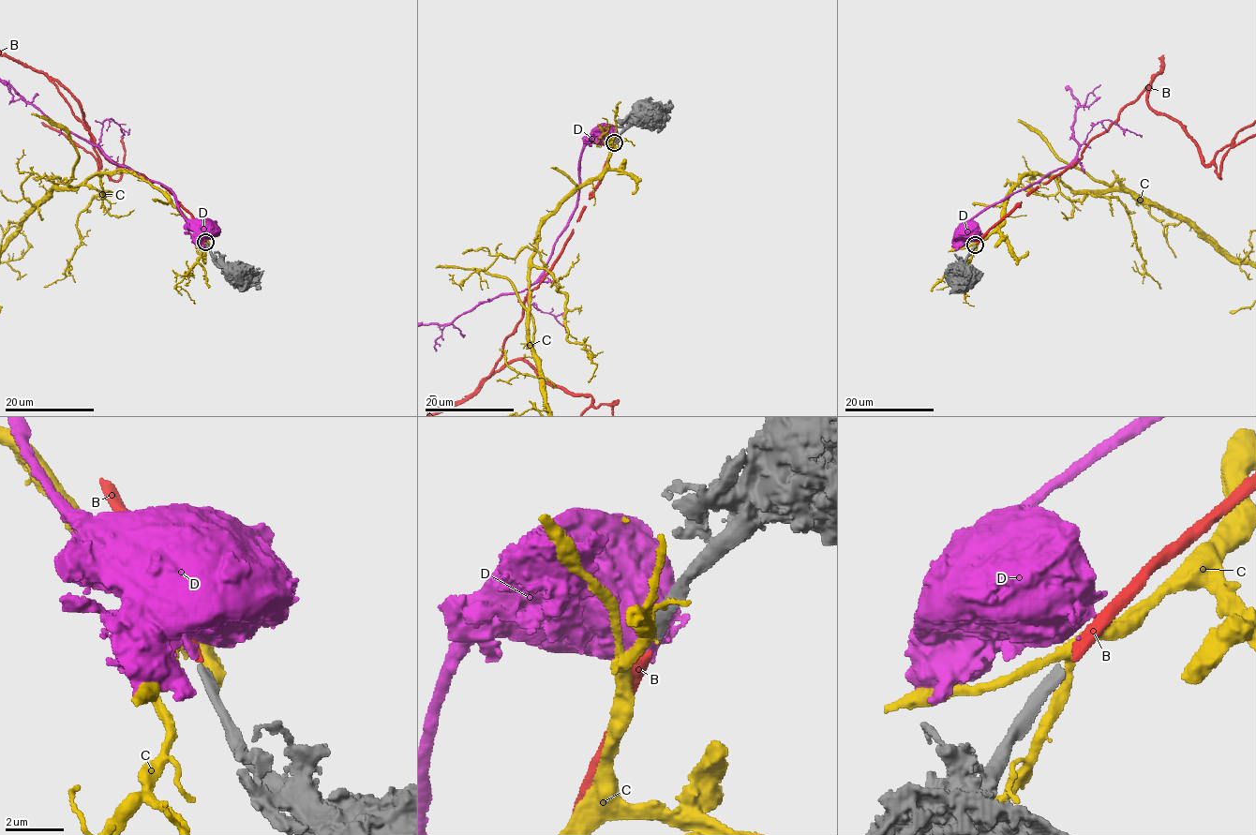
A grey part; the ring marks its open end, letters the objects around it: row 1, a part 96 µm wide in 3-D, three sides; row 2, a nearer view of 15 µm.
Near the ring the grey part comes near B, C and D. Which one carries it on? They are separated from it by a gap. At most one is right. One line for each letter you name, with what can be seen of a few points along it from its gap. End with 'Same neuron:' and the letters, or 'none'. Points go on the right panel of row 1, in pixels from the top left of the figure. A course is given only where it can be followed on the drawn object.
Same neuron: B

